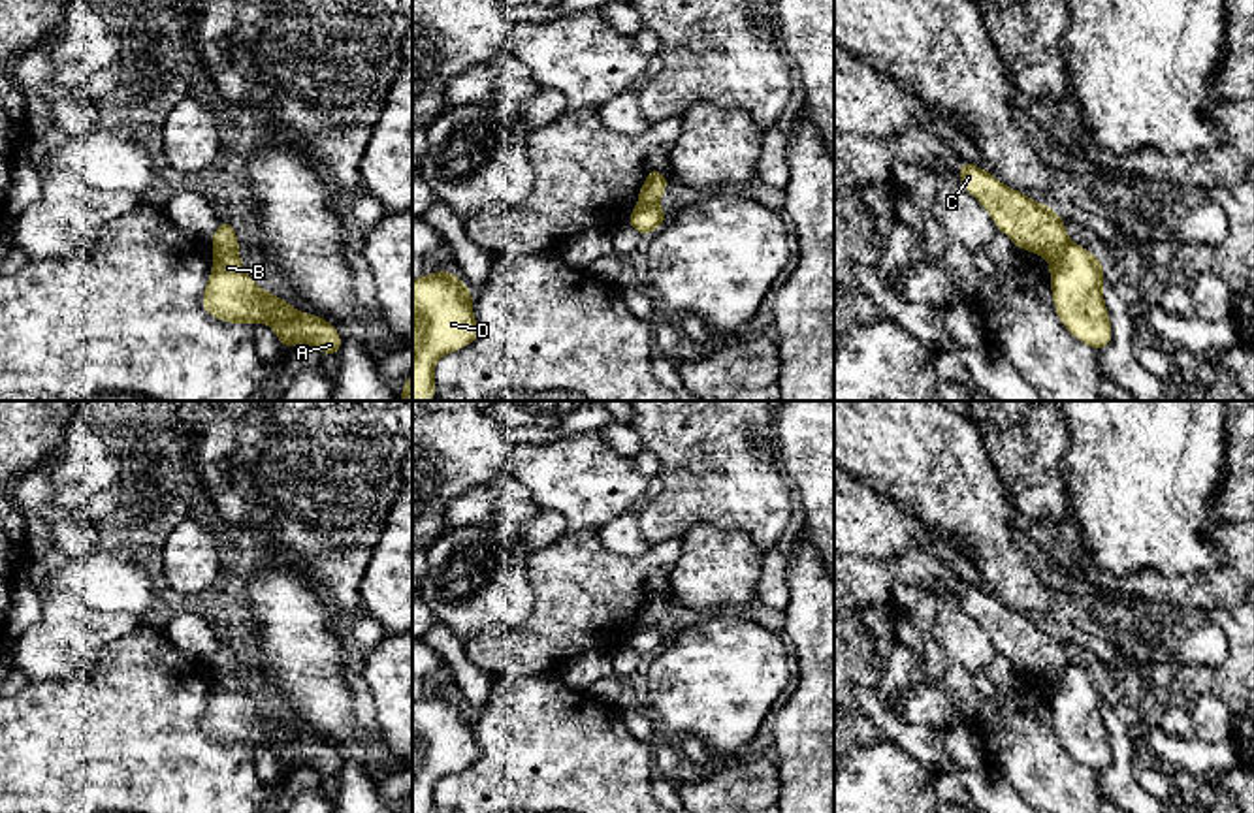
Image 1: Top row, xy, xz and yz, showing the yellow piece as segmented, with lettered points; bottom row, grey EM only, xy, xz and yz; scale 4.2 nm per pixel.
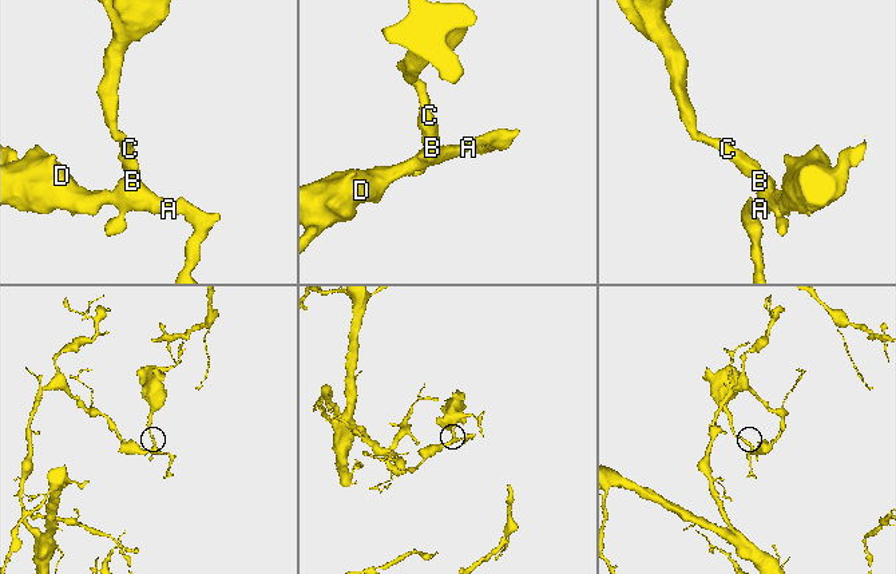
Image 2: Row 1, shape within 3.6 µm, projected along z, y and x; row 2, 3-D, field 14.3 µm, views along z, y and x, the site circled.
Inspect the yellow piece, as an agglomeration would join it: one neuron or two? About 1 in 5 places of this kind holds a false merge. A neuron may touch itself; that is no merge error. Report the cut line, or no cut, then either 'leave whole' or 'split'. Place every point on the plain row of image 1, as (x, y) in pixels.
cut xy (215, 670), (236, 672); split

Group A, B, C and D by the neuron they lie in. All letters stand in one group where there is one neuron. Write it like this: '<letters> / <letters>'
A B D / C

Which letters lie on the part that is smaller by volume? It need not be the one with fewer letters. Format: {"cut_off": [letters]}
{"cut_off": ["C"]}

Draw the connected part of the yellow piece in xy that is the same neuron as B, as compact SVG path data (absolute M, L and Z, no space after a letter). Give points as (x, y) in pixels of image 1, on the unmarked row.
M215 672L211 698L205 704L201 728L205 736L226 745L265 743L273 749L281 770L311 766L324 777L337 777L343 760L322 738L297 734L288 721L262 711L245 693L237 672Z

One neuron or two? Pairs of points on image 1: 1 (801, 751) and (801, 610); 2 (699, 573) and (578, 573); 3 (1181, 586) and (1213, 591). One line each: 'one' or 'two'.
1: one
2: two
3: one

